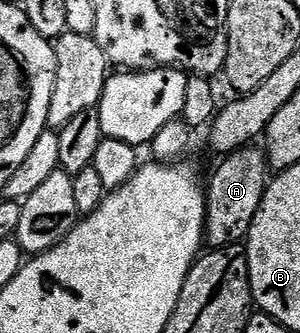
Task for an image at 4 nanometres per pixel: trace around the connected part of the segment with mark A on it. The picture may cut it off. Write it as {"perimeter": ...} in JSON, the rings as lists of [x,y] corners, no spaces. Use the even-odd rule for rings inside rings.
{"perimeter":[[[260,145],[239,147],[219,160],[212,180],[206,183],[206,206],[204,208],[204,238],[209,248],[235,247],[243,244],[250,233],[250,225],[254,225],[254,217],[264,200],[264,190],[270,182],[268,156]]]}

